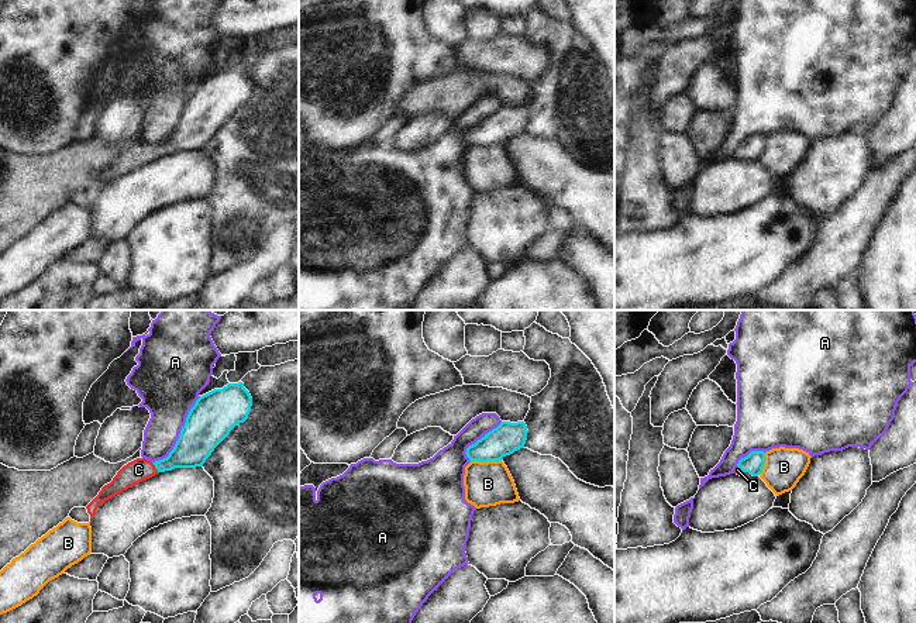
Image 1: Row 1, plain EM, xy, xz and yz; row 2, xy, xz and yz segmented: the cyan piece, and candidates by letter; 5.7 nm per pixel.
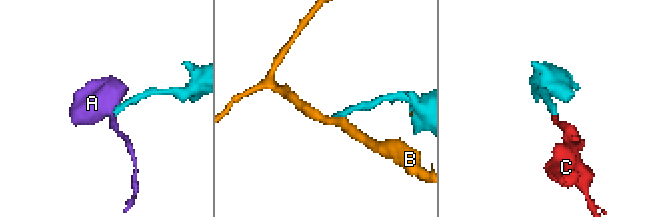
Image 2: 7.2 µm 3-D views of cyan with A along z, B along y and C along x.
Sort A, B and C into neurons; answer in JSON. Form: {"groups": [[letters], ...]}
{"groups": [["A"], ["B"], ["C"]]}

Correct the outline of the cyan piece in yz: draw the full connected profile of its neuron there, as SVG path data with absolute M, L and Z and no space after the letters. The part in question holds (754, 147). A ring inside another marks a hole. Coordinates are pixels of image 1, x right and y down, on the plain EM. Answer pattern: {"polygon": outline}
{"polygon": "M751 135L747 141L741 142L734 154L740 161L758 161L765 149L764 135Z"}

